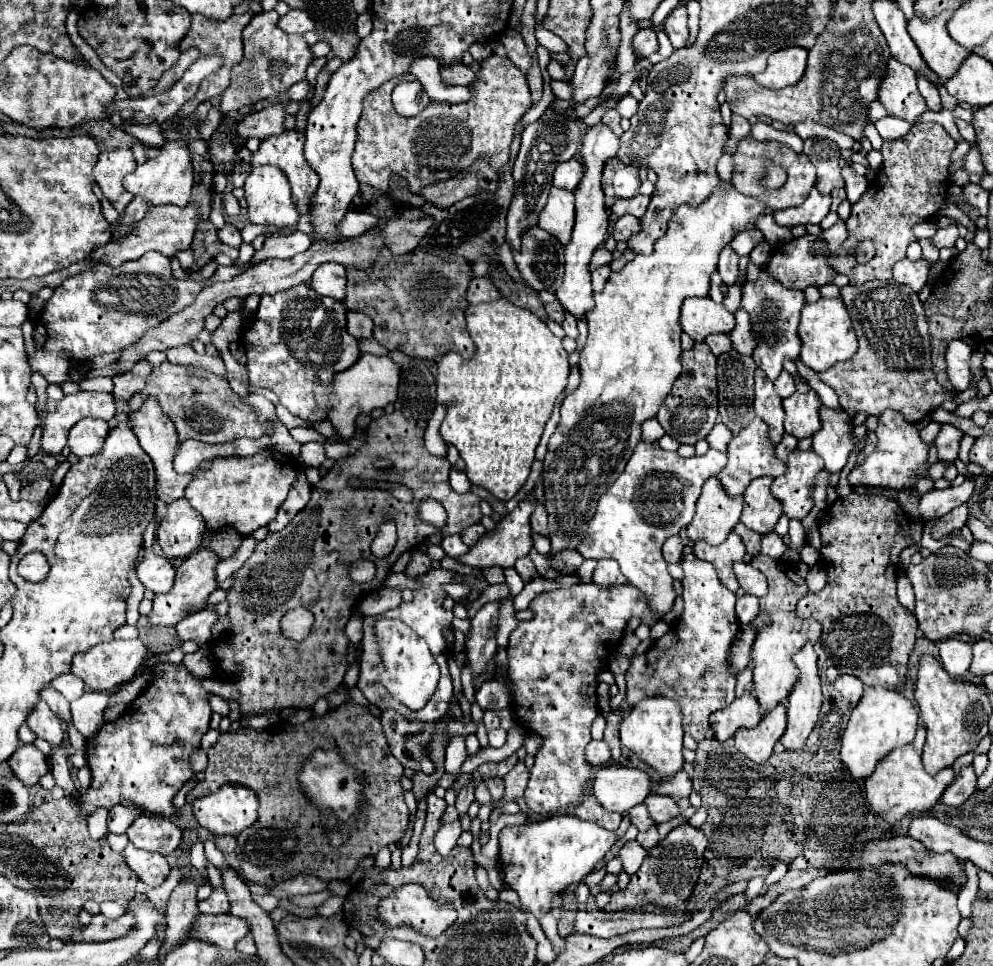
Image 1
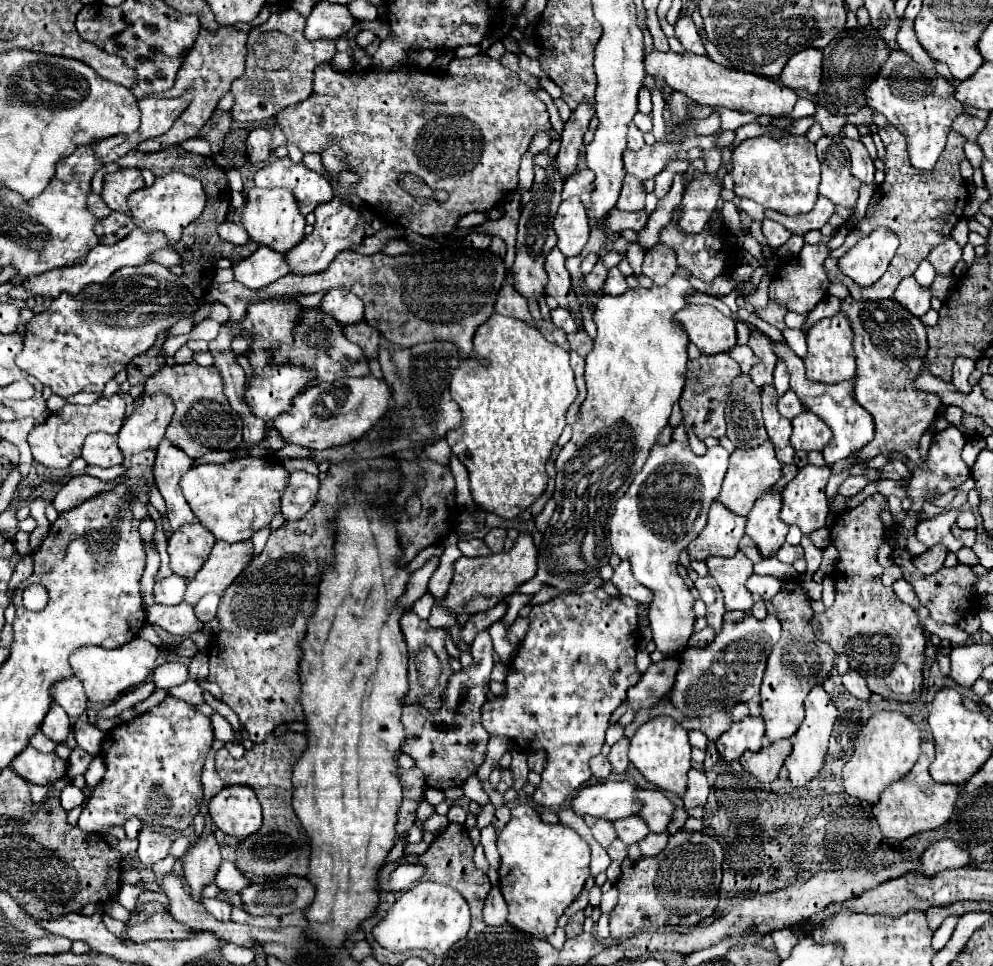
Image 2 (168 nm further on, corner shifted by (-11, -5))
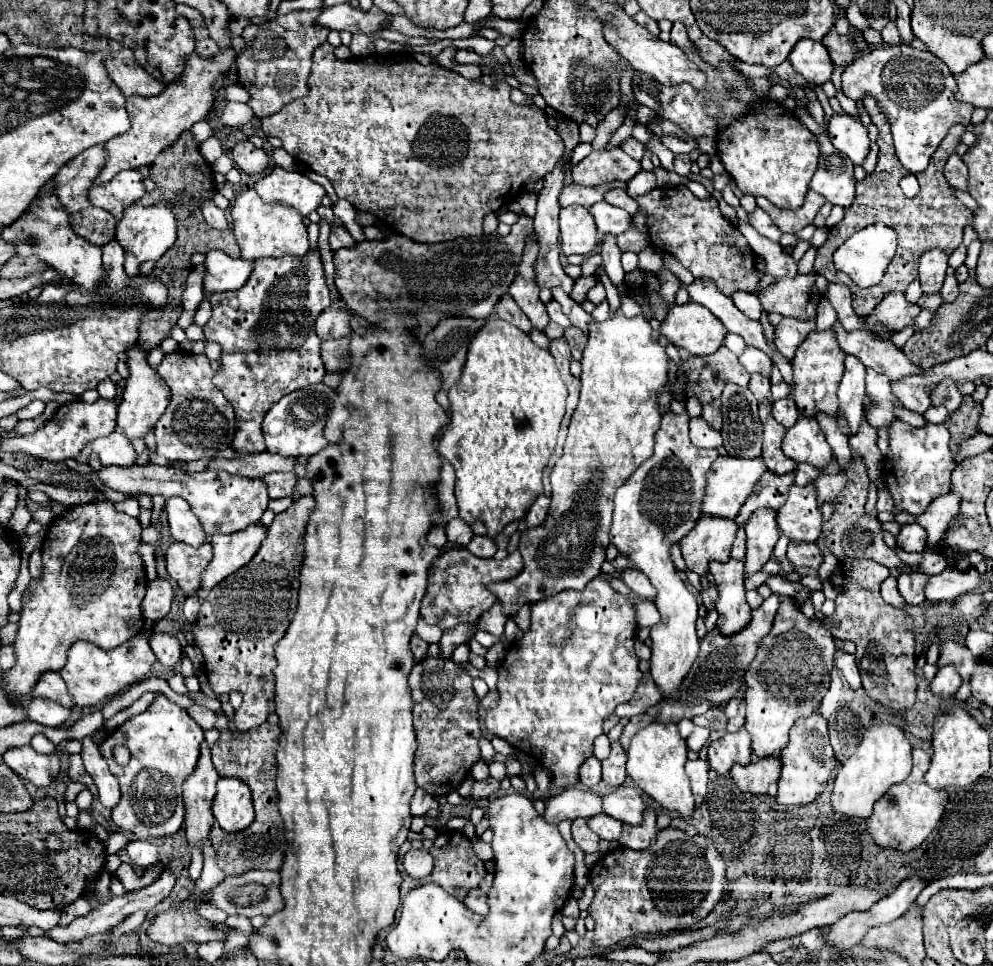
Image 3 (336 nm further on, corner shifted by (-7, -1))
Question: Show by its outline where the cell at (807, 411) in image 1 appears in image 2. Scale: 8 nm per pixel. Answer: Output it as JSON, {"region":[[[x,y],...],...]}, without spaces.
{"region":[[[802,412],[792,420],[792,426],[794,432],[790,436],[790,444],[794,450],[822,452],[832,440],[832,430],[814,412]]]}

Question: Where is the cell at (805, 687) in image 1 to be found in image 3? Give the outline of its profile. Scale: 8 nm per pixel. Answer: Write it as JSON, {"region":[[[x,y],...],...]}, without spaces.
{"region":[[[814,710],[810,716],[796,720],[796,724],[792,726],[790,742],[782,750],[782,774],[778,780],[776,800],[784,806],[810,804],[820,792],[824,792],[824,786],[830,780],[834,766],[836,758],[828,742],[828,722],[818,710]]]}

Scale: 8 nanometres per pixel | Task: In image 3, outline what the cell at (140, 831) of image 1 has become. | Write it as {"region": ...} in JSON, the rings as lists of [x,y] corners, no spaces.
{"region":[[[134,840],[126,846],[126,852],[132,860],[134,866],[138,868],[146,868],[158,862],[158,846],[148,842],[148,840]]]}

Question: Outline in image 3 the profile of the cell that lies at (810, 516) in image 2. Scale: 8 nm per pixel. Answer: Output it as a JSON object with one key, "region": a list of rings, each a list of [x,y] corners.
{"region":[[[814,482],[806,486],[792,484],[788,500],[778,510],[778,528],[792,542],[814,542],[822,532],[822,512],[816,500]]]}

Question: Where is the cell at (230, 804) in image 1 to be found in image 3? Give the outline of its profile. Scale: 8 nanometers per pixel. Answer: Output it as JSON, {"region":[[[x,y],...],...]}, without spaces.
{"region":[[[220,778],[212,812],[220,828],[226,832],[238,832],[248,828],[254,820],[250,788],[238,778]]]}

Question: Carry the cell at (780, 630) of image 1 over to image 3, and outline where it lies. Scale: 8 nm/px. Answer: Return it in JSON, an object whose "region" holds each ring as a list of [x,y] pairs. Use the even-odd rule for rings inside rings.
{"region":[[[782,596],[780,608],[774,618],[772,632],[764,638],[764,642],[758,646],[758,660],[750,664],[762,668],[762,672],[746,672],[746,728],[752,736],[752,752],[754,756],[772,756],[780,754],[780,750],[788,744],[788,732],[794,726],[794,722],[800,716],[806,716],[814,710],[814,706],[820,704],[824,698],[828,686],[830,686],[830,672],[832,672],[832,660],[836,652],[836,642],[832,634],[824,628],[810,628],[814,618],[806,618],[802,610],[796,606],[796,602],[790,596]],[[796,662],[802,664],[800,670],[796,670]],[[806,662],[806,666],[804,666]],[[796,672],[800,672],[800,678],[796,678]]]}

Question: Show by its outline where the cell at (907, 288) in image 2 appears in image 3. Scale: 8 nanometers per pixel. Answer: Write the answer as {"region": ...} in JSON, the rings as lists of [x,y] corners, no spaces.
{"region":[[[892,292],[888,296],[884,296],[884,300],[874,308],[874,312],[870,314],[870,322],[868,326],[872,330],[878,328],[878,324],[884,326],[884,334],[888,332],[900,332],[904,326],[912,324],[914,318],[918,316],[920,306],[918,304],[910,304],[904,296],[904,292]]]}

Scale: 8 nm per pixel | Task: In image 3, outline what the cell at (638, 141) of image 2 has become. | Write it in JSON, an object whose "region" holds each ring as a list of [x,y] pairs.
{"region":[[[634,138],[624,140],[624,142],[620,144],[620,148],[622,148],[628,156],[632,156],[632,158],[636,158],[636,160],[640,160],[640,158],[644,156],[644,144],[638,142],[638,140],[634,140]]]}

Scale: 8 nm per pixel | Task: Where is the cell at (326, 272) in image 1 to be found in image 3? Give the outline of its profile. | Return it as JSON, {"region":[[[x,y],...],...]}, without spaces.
{"region":[[[340,298],[338,302],[334,302],[330,308],[326,308],[318,320],[316,320],[316,334],[320,336],[320,340],[328,340],[328,338],[342,338],[348,336],[352,332],[350,328],[350,318],[352,312],[344,308],[344,300]]]}

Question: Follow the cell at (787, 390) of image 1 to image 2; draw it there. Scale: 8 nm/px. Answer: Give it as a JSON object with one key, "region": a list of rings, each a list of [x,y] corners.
{"region":[[[788,390],[788,392],[778,400],[778,412],[780,412],[784,418],[788,418],[788,420],[792,420],[792,418],[796,418],[800,412],[804,412],[802,402],[798,400],[796,392]]]}

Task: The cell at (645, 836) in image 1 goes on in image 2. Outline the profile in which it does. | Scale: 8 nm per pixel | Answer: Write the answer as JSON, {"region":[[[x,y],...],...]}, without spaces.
{"region":[[[660,832],[660,834],[648,834],[644,840],[638,842],[640,850],[644,856],[656,856],[658,852],[664,850],[664,846],[668,844],[668,832]]]}

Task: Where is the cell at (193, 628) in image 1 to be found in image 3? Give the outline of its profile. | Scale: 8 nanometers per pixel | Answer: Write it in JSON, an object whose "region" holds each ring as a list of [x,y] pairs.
{"region":[[[154,632],[150,636],[150,646],[156,654],[156,658],[164,664],[164,666],[176,666],[182,658],[182,646],[178,642],[176,636],[172,634],[160,634],[160,632]]]}

